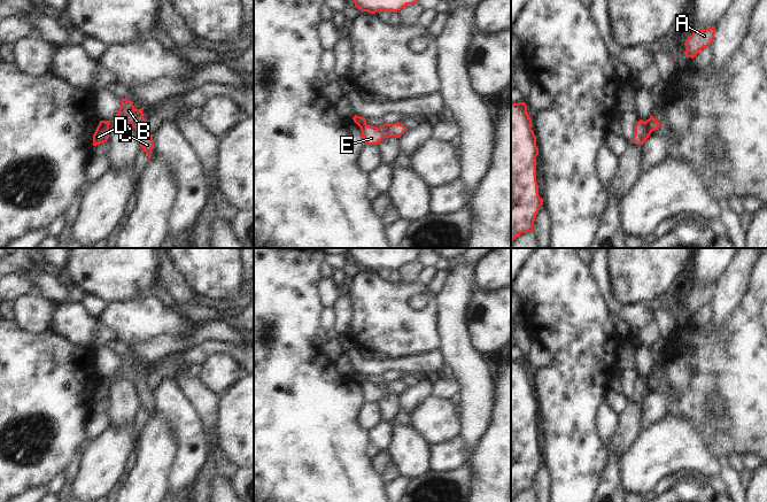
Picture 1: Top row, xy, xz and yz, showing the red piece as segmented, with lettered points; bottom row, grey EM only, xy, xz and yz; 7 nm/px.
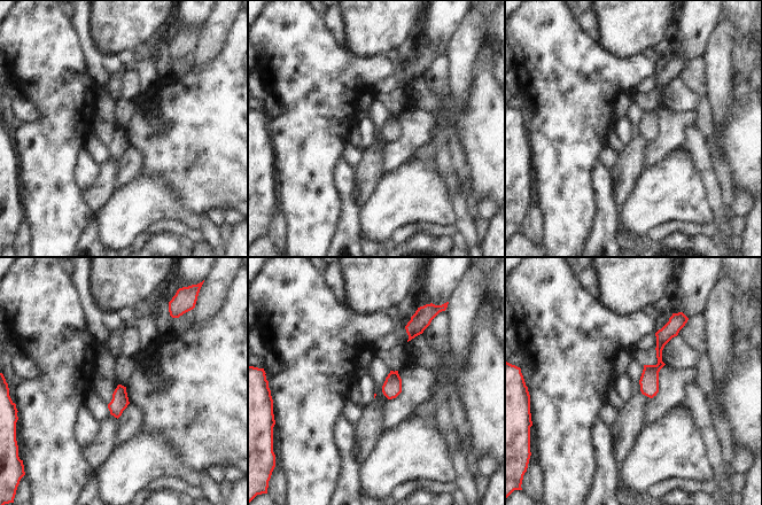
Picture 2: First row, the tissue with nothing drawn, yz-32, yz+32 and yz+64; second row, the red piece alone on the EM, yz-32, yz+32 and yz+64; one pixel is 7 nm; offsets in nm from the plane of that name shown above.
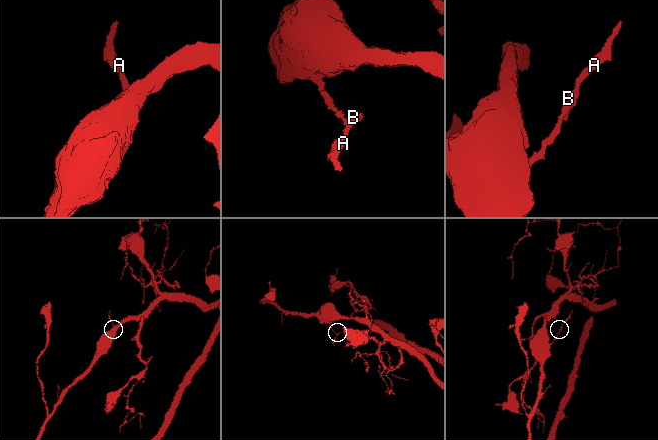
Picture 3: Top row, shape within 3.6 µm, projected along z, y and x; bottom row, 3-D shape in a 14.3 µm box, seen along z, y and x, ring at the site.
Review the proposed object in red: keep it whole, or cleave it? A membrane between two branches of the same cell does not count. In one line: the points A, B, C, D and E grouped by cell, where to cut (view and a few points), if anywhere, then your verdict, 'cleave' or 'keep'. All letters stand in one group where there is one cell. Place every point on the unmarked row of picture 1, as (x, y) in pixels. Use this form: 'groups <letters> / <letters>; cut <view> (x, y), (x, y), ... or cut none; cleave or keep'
groups A B C E / D; cut yz (644, 379), (650, 391); cleave

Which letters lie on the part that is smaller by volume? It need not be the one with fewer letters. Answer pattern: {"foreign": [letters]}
{"foreign": ["A", "B", "C", "E"]}

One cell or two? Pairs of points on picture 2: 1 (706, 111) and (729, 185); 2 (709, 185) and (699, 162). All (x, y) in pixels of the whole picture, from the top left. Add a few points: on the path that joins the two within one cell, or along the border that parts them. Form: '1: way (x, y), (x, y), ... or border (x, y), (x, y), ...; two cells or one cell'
1: way (707, 130), (713, 154), (720, 166); one cell
2: way (709, 179), (705, 168); one cell

